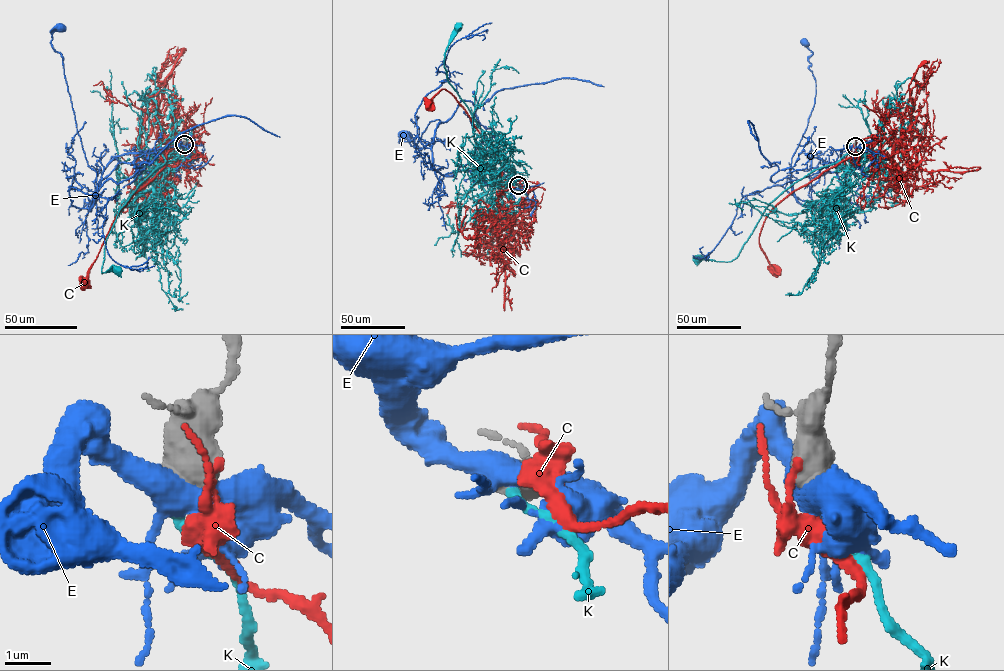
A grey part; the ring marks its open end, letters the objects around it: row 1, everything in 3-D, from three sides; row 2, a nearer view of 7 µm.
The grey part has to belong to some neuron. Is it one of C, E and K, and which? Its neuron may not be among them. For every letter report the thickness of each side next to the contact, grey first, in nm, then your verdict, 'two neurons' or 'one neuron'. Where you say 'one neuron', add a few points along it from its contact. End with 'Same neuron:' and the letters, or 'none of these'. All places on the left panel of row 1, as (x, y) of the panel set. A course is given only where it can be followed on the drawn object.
C: calibres 550 and 120 nm; two neurons
E: calibres 850 and 460 nm; two neurons
K: calibres 550 and 200 nm; one neuron; course (184, 144), (182, 155), (157, 168), (159, 153), (165, 162), (117, 214), (101, 272), (117, 270)
Same neuron: K

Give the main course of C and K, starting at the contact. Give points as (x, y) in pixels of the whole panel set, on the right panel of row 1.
C: (854, 145), (859, 155), (885, 138), (892, 154), (865, 151), (850, 156), (781, 201), (759, 236), (773, 271)
K: (855, 146), (860, 157), (854, 168), (845, 154), (813, 171), (777, 197), (736, 258), (697, 259)

